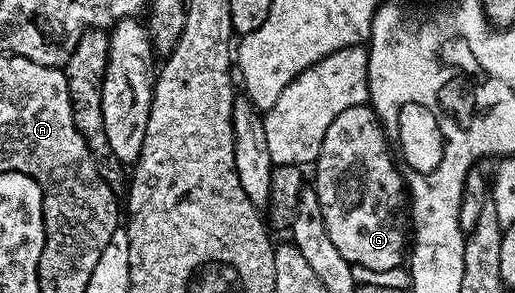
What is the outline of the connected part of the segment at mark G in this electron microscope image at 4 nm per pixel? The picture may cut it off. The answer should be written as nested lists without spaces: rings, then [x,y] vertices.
[[[372,106],[343,109],[331,121],[315,161],[315,190],[331,242],[354,268],[386,271],[406,262],[407,184],[396,166],[387,132]]]

